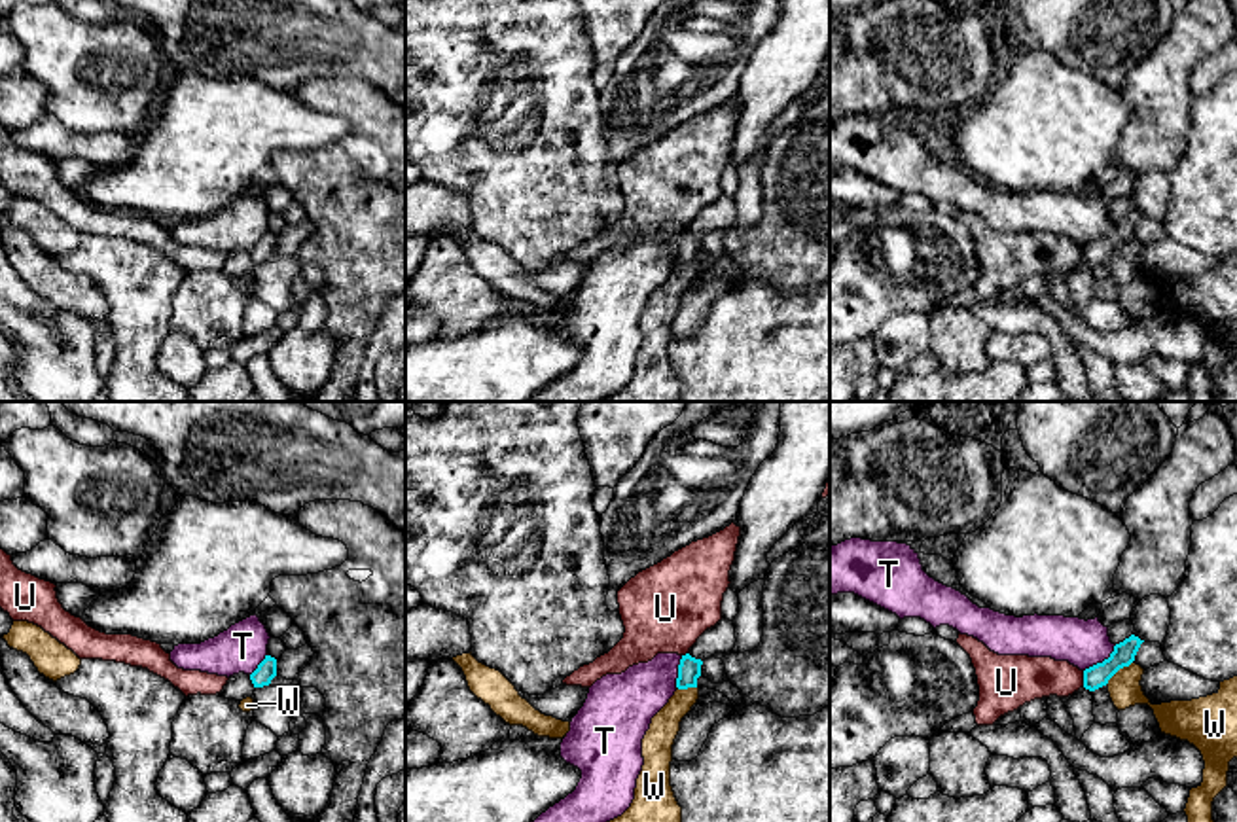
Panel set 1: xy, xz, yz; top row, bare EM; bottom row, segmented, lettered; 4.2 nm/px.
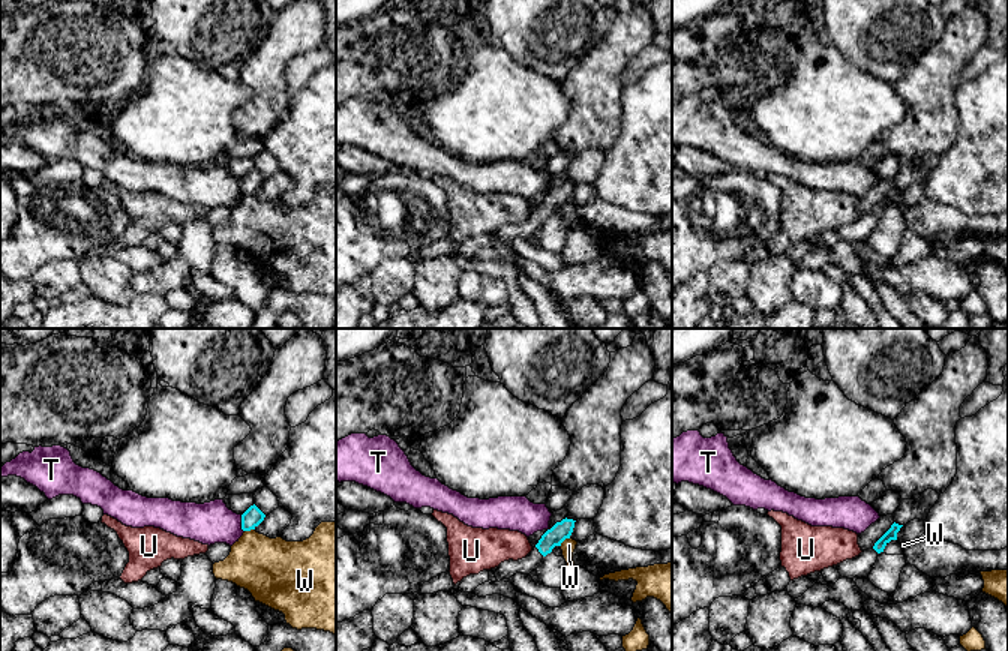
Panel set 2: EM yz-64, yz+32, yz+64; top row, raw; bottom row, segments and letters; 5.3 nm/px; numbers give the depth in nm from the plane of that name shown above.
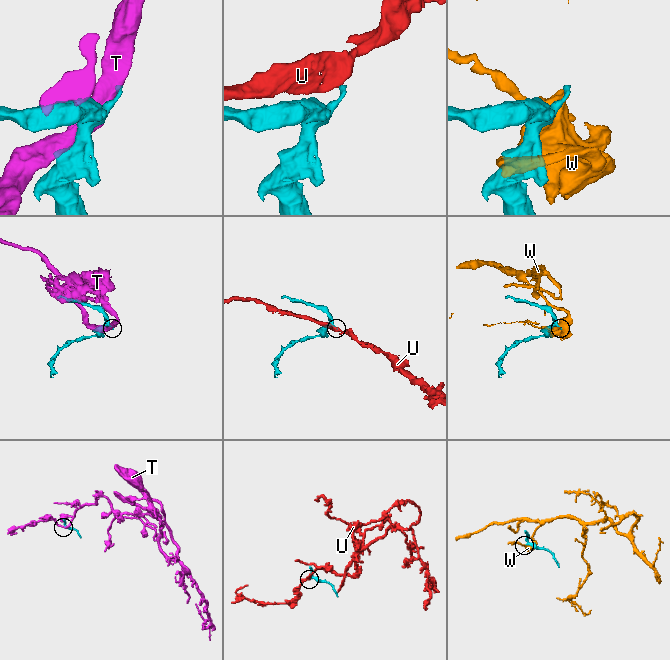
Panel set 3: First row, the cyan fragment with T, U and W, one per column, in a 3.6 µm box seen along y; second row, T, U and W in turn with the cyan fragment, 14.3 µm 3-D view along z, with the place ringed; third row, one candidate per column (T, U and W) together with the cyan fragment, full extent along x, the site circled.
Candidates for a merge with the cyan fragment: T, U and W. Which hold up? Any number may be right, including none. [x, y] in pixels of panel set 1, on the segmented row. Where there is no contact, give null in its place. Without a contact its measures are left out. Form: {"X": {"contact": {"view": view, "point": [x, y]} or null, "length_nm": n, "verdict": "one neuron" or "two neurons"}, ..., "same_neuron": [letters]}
{"T": {"contact": {"view": "yz", "point": [1103, 661]}, "length_nm": 180, "verdict": "two neurons"}, "U": {"contact": {"view": "yz", "point": [1084, 679]}, "length_nm": 60, "verdict": "two neurons"}, "W": {"contact": {"view": "yz", "point": [1118, 669]}, "length_nm": 160, "verdict": "two neurons"}, "same_neuron": []}

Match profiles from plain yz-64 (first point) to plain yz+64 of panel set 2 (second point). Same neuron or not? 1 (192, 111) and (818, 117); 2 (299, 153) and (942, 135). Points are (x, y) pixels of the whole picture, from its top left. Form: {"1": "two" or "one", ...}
{"1": "one", "2": "two"}

